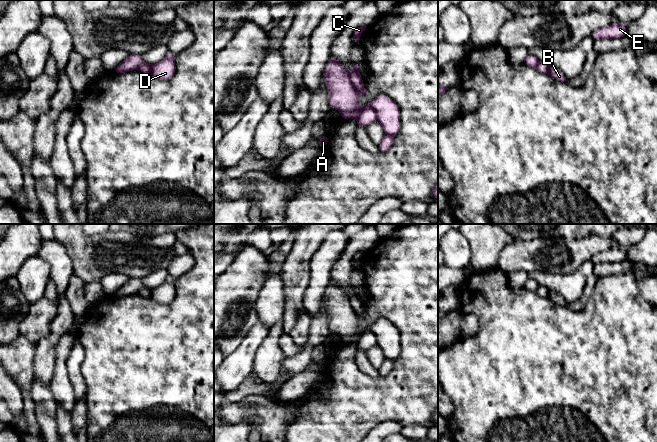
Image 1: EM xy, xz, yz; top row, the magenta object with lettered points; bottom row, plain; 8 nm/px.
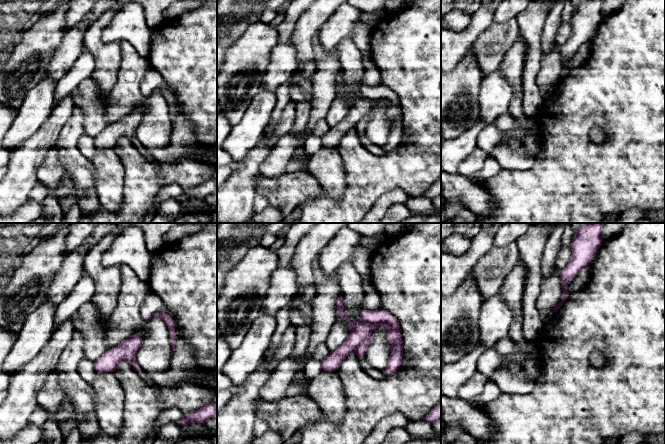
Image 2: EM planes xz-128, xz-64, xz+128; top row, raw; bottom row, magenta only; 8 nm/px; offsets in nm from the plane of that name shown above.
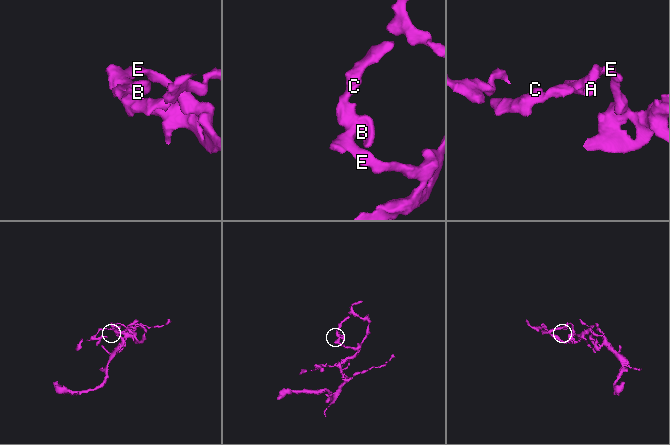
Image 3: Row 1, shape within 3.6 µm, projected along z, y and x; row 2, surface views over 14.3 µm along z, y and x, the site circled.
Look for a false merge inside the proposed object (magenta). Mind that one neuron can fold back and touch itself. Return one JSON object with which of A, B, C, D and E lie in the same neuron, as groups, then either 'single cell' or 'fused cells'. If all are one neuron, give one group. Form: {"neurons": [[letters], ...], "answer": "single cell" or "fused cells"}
{"neurons": [["A", "C", "D", "E"], ["B"]], "answer": "fused cells"}

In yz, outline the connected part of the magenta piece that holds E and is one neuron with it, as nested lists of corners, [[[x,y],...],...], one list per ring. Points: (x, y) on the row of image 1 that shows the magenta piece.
[[[610,24],[608,26],[597,29],[593,32],[593,40],[599,39],[617,39],[627,35],[626,25],[623,24]]]

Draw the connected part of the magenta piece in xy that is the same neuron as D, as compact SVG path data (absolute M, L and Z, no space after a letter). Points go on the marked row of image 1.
M167 57L151 65L151 75L158 79L169 80L176 72L176 64L174 60L170 60Z

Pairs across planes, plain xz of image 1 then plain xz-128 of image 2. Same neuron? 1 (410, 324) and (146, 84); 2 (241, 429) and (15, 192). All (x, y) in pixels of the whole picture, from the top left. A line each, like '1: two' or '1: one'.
1: two
2: one

